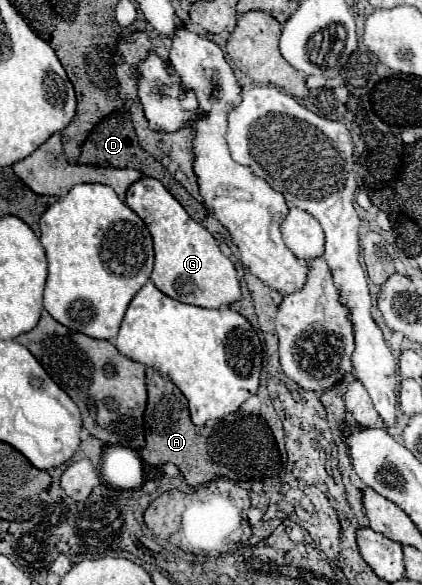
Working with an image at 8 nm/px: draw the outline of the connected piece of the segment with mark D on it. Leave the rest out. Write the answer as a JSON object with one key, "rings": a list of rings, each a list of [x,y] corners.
{"rings":[[[127,109],[123,111],[115,111],[111,115],[107,115],[105,119],[101,119],[97,123],[97,127],[91,131],[91,135],[87,137],[81,155],[79,155],[79,163],[83,165],[103,165],[103,167],[133,167],[137,171],[141,171],[145,177],[155,177],[159,181],[163,181],[163,185],[167,189],[171,189],[171,193],[175,193],[175,197],[179,197],[179,203],[187,209],[187,213],[191,213],[191,217],[195,217],[195,221],[203,221],[207,217],[207,209],[195,201],[187,189],[183,185],[179,185],[169,173],[167,169],[163,169],[163,165],[159,165],[159,161],[155,161],[155,157],[151,157],[147,151],[143,151],[137,143],[137,135],[135,129],[131,125],[131,113]]]}

